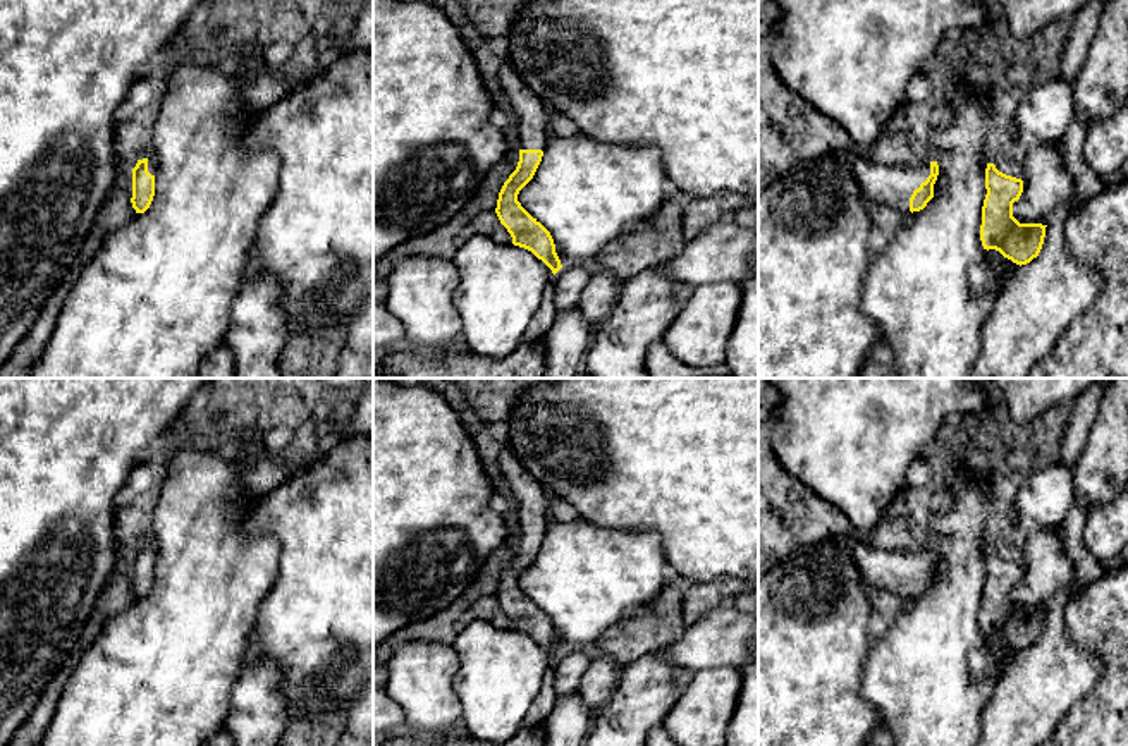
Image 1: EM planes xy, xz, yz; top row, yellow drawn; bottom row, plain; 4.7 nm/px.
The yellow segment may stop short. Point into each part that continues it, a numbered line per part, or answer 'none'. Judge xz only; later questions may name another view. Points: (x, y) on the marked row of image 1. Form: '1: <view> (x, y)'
1: xz (533, 117)

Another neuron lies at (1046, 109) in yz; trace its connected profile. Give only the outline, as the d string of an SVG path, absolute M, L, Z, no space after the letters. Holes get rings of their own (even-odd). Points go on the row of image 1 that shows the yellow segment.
M1063 77L1037 79L1020 95L1016 127L1027 141L1059 144L1073 113L1073 88Z

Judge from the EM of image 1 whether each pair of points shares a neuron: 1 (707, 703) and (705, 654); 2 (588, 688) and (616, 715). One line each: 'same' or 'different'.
1: different
2: different

